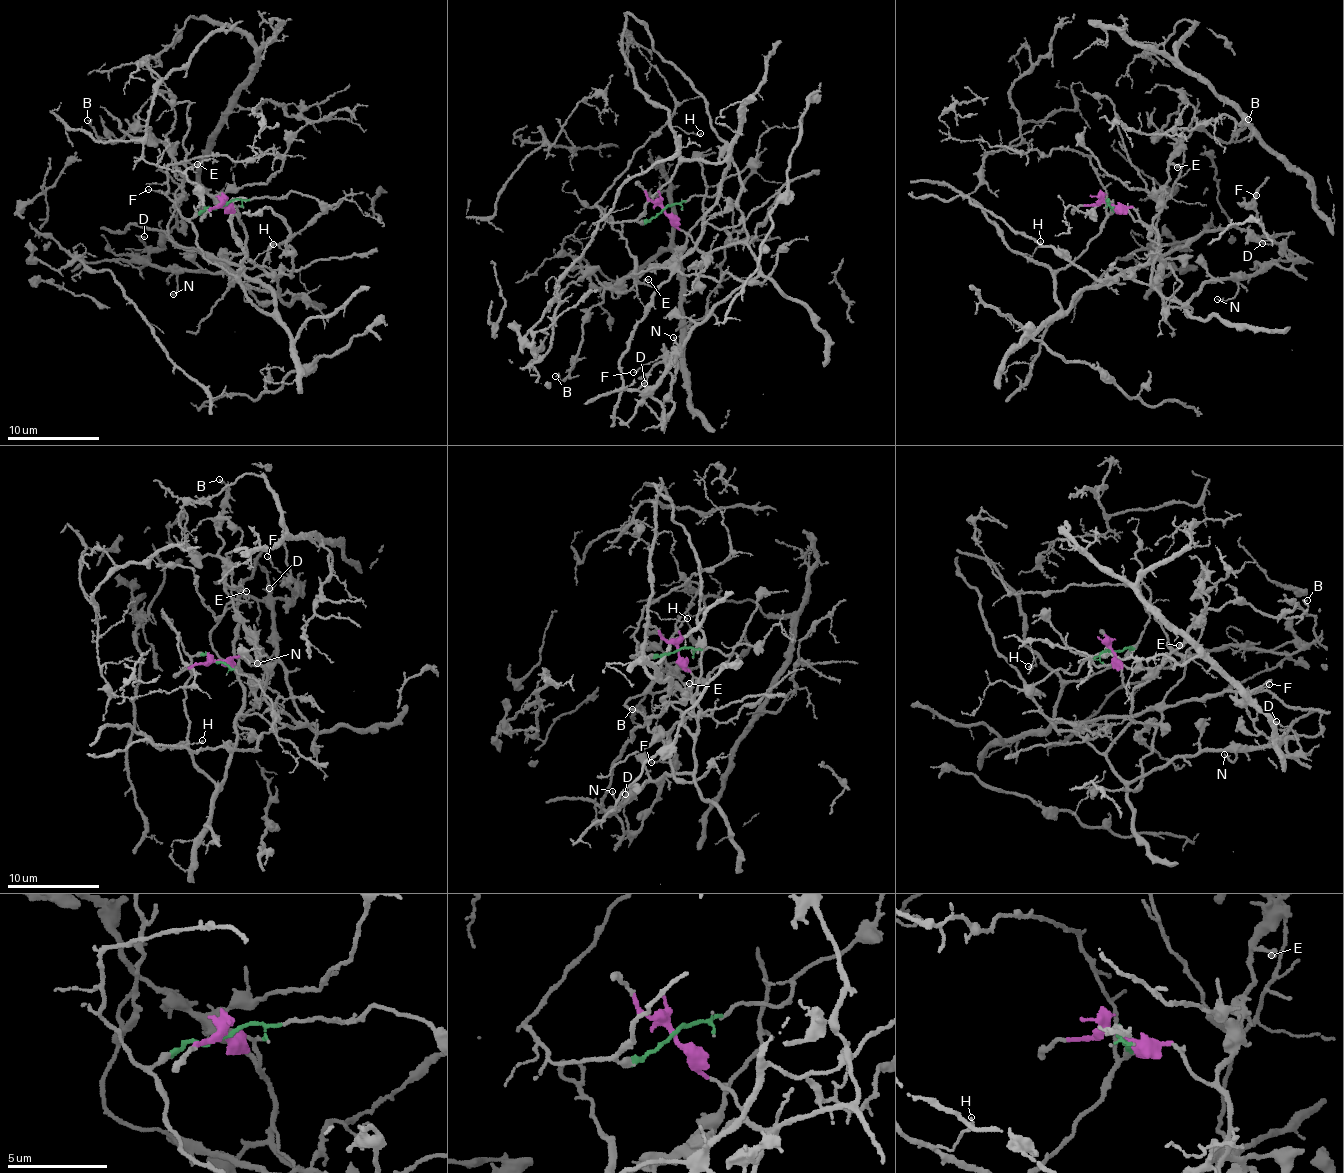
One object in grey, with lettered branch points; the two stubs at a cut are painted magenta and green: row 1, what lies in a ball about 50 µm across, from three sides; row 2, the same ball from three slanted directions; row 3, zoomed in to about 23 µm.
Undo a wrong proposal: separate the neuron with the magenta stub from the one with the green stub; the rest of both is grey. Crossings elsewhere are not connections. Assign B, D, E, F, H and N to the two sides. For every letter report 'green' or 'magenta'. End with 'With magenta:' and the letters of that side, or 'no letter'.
B: magenta
D: magenta
E: magenta
F: magenta
H: green
N: magenta
With magenta: B, D, E, F, N

